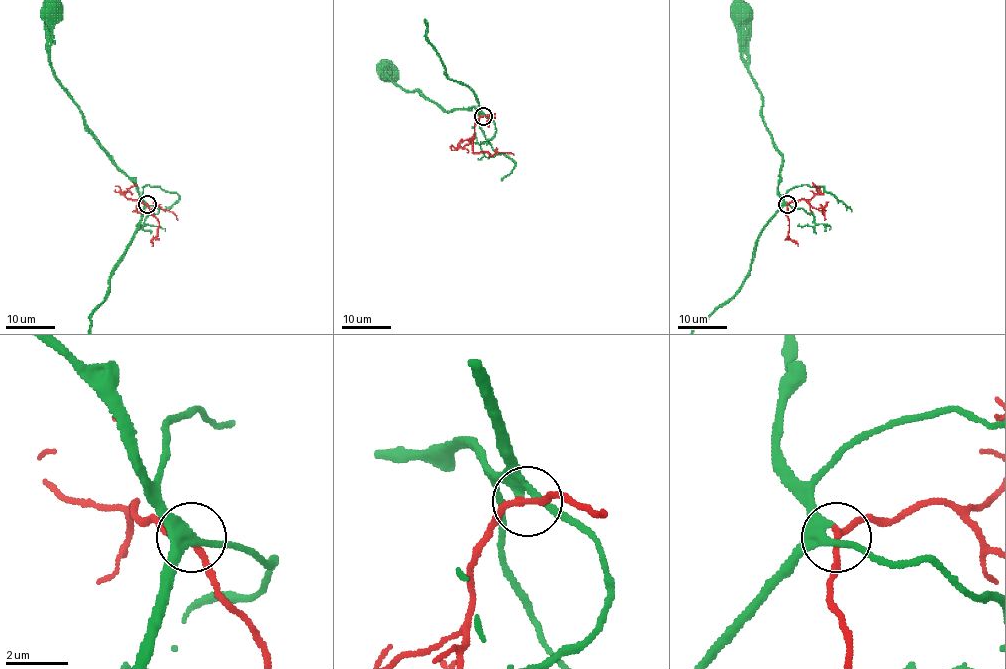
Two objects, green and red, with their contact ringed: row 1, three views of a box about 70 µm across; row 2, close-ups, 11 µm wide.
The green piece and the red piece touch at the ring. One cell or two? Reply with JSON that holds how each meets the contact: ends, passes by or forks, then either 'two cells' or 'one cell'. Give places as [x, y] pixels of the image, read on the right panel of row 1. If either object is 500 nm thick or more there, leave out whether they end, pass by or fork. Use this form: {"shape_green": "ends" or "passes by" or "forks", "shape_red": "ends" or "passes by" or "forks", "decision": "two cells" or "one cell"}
{"shape_green": "forks", "shape_red": "passes by", "decision": "one cell"}

